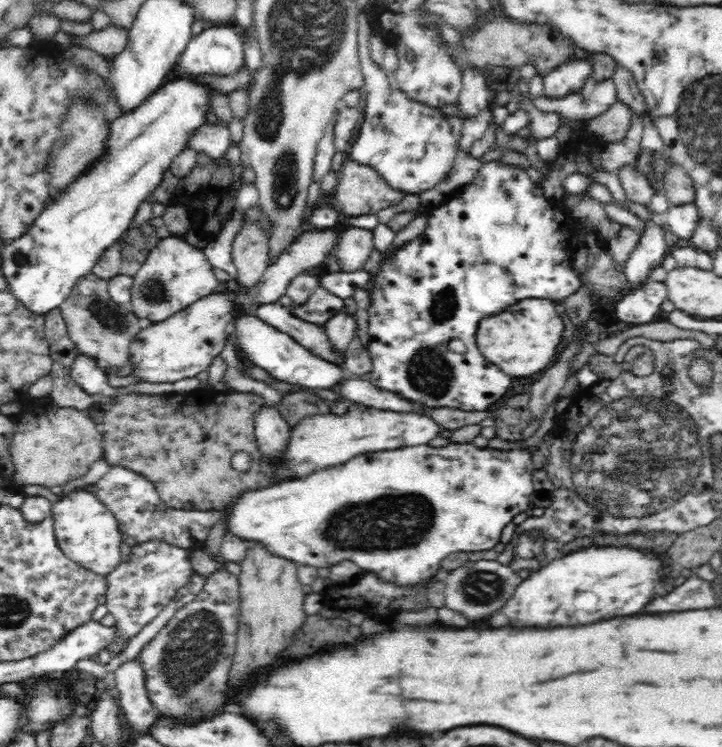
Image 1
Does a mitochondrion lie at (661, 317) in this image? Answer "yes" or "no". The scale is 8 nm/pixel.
no

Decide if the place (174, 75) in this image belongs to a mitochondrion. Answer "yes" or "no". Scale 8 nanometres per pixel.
no

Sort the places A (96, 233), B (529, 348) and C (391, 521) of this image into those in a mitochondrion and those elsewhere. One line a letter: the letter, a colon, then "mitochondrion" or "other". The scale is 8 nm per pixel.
A: other
B: other
C: mitochondrion

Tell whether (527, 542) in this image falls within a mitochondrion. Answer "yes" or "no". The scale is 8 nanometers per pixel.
yes

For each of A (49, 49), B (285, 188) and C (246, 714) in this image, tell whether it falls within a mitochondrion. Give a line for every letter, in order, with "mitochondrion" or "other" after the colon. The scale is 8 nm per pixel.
A: other
B: mitochondrion
C: other

